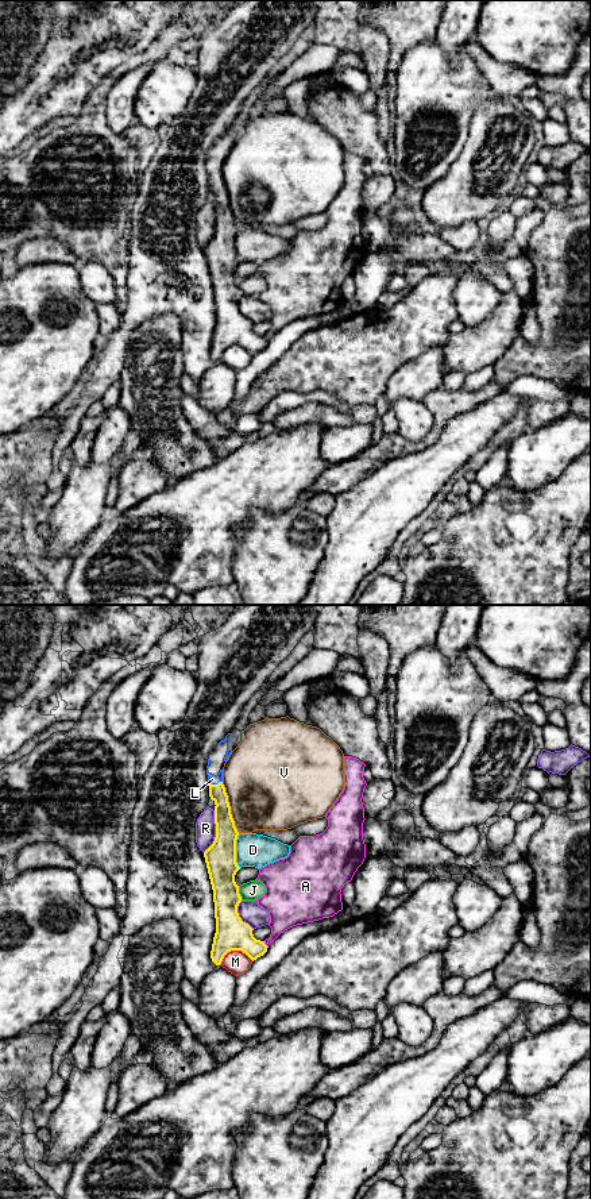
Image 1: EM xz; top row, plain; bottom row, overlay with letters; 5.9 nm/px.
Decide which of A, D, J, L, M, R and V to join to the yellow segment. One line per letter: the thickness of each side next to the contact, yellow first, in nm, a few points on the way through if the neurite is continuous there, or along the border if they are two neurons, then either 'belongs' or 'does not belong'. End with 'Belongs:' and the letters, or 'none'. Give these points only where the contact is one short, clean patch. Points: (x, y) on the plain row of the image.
A: 190/220 nm | along xz (263, 336), (267, 342) | does not belong
D: 190/200 nm | along xz (238, 228), (236, 258), (240, 262) | does not belong
J: 190/120 nm | along xz (238, 281), (242, 295) | does not belong
L: 110/50 nm | across xz (224, 218), (221, 195), (215, 180), (212, 174) | belongs
M: 190/140 nm | along xz (252, 355), (240, 346), (230, 346), (219, 359) | does not belong
R: 190/130 nm | does not belong
V: 140/480 nm | does not belong
Belongs: L

